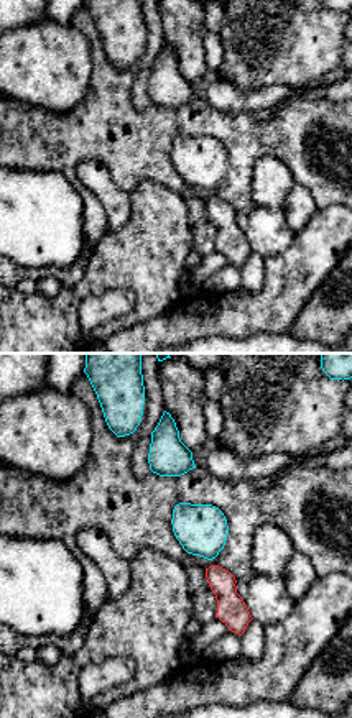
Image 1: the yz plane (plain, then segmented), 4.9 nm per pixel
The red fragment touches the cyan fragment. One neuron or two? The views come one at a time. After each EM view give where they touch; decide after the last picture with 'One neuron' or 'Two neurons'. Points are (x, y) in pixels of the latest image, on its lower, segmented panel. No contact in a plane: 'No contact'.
No contact

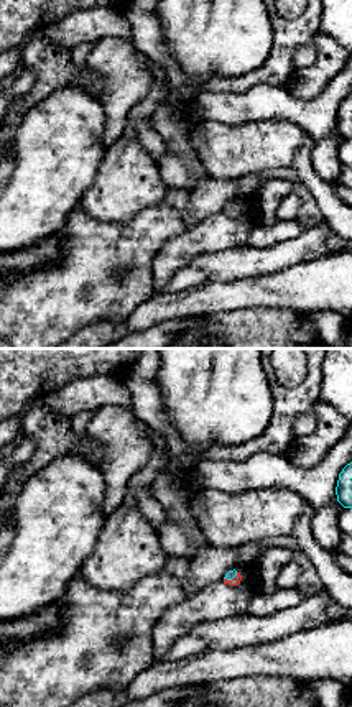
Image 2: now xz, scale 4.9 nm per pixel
Touches red at (232, 579)

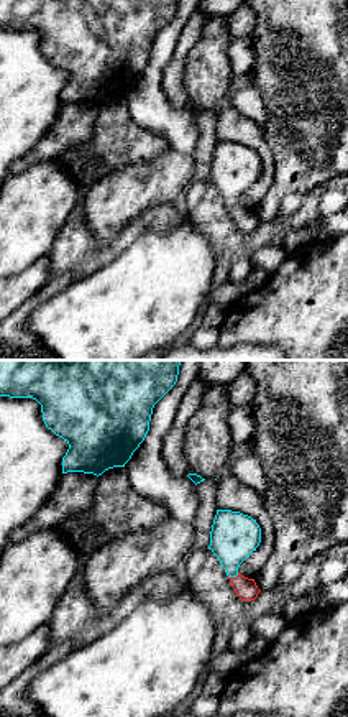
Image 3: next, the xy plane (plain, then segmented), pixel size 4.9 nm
Touches red at (233, 578)

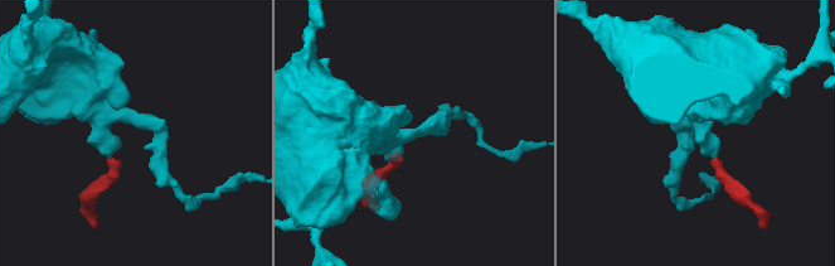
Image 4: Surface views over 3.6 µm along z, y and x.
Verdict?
One neuron

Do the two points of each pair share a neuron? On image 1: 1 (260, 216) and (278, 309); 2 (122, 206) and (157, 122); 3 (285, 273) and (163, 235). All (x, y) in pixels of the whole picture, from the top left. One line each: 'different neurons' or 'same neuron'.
1: different neurons
2: different neurons
3: different neurons

